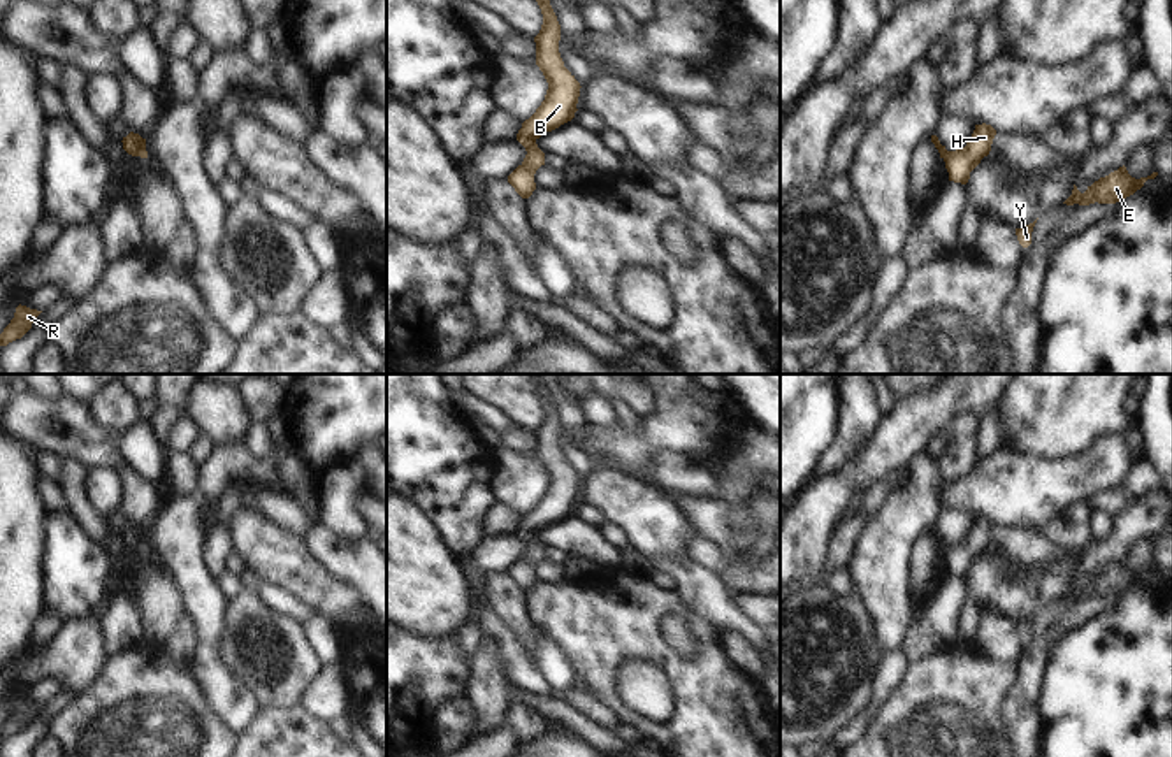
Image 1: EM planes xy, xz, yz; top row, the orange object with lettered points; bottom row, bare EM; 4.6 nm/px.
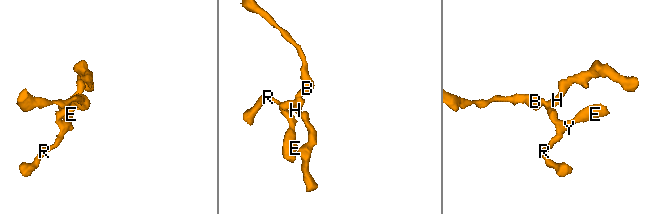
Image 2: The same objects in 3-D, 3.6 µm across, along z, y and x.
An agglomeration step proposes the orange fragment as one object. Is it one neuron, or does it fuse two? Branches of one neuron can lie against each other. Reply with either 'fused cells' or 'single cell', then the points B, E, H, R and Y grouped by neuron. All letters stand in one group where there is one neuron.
single cell | B E H R Y

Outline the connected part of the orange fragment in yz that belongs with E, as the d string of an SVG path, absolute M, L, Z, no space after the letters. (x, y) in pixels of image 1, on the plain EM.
M1119 560L1105 571L1095 574L1084 587L1074 578L1072 588L1063 595L1067 599L1089 599L1089 597L1116 597L1133 588L1144 580L1147 573L1154 573L1158 566L1153 566L1147 571L1135 573L1128 567L1126 560Z

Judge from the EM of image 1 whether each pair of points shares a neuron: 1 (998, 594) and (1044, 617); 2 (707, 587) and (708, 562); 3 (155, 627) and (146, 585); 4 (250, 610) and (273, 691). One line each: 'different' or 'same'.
1: different
2: different
3: same
4: same

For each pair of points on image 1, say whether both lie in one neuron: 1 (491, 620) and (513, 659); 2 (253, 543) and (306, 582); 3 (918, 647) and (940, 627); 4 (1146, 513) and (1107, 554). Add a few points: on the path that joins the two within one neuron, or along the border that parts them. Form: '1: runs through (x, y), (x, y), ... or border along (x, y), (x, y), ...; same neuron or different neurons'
1: runs through (492, 629), (506, 650); same neuron
2: runs through (266, 548), (294, 569); same neuron
3: runs through (923, 641), (935, 629); same neuron
4: runs through (1135, 524), (1118, 543); same neuron

